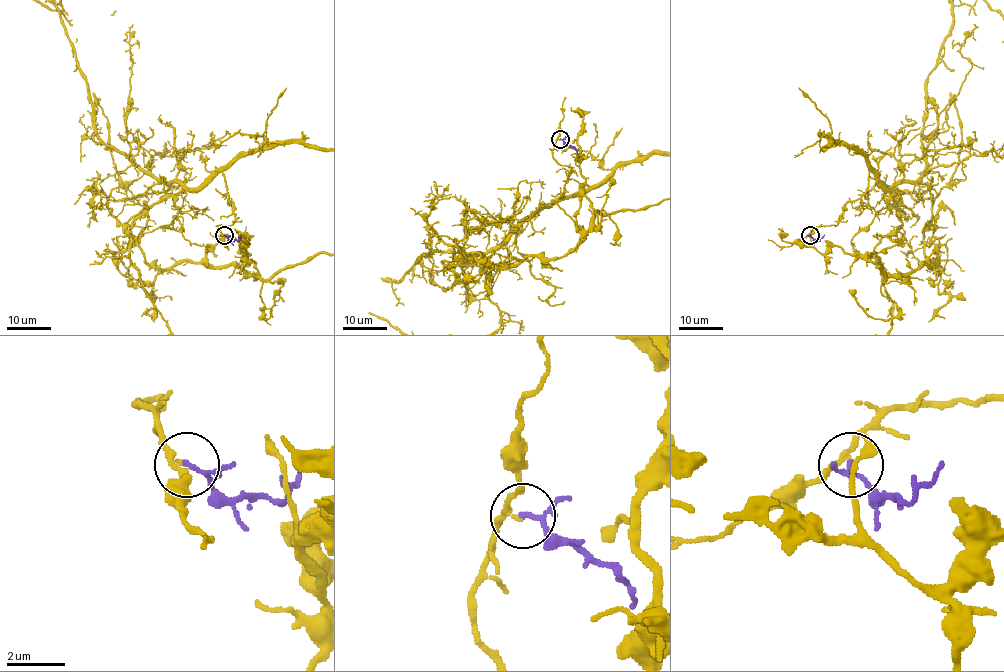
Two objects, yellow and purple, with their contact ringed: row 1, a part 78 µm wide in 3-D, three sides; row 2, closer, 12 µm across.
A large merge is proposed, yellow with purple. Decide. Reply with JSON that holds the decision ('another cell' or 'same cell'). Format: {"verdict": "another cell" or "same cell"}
{"verdict": "another cell"}

